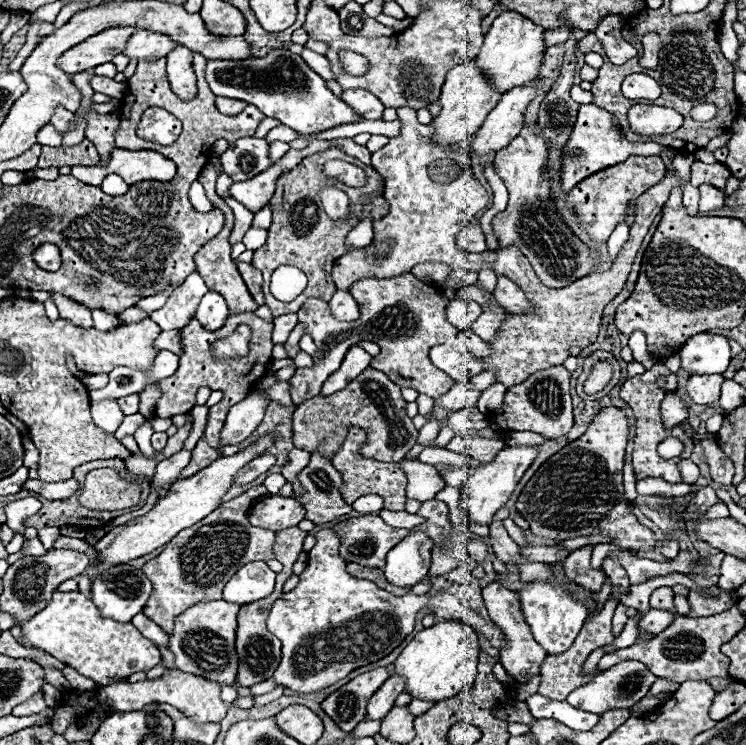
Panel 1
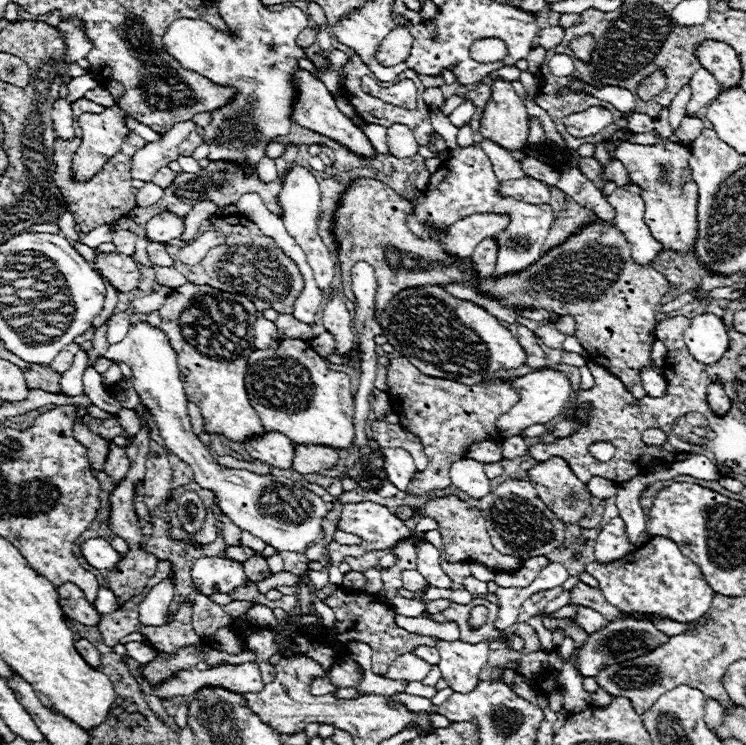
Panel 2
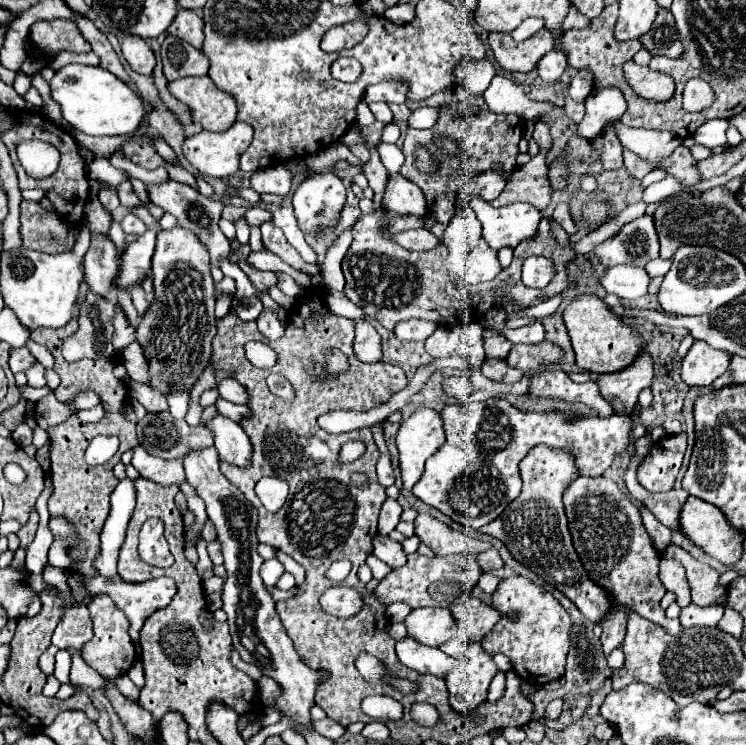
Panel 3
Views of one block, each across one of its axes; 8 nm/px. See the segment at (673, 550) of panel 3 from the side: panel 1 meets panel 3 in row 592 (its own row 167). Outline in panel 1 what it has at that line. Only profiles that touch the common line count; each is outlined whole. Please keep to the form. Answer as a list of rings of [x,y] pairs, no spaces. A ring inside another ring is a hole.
[[[698,160],[692,164],[690,182],[694,186],[710,184],[710,186],[716,186],[716,188],[722,190],[726,186],[728,178],[730,178],[730,170],[724,164],[704,164],[704,162],[698,162]]]

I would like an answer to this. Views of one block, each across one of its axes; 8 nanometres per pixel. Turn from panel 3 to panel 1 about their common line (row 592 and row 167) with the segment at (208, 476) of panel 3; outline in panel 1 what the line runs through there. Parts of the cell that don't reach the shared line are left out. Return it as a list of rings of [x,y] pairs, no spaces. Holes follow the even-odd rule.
[[[240,138],[220,156],[220,164],[234,182],[254,178],[272,166],[268,142],[264,138]]]

